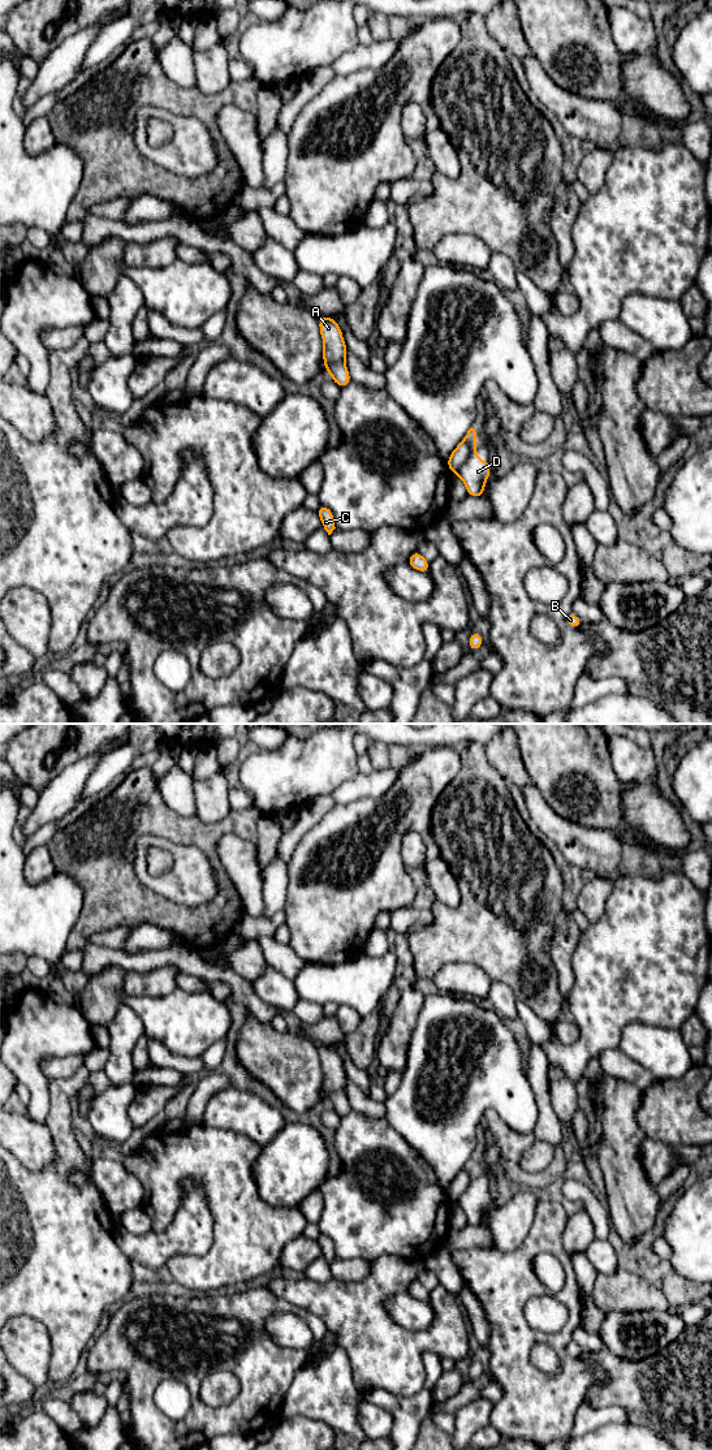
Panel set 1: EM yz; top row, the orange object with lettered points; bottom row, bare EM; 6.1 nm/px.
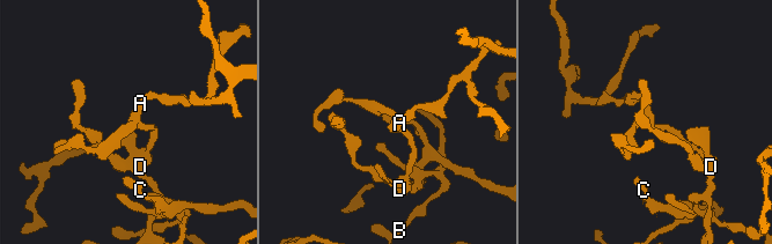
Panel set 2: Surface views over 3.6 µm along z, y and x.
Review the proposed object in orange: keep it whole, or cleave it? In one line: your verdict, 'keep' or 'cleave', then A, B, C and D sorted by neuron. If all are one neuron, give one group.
cleave; A C / B D

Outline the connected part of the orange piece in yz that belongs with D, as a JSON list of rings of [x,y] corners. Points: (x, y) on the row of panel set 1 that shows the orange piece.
[[[472,427],[465,435],[465,441],[470,448],[470,456],[457,474],[466,486],[467,495],[480,497],[484,496],[484,484],[491,474],[491,463],[476,458],[476,432]]]

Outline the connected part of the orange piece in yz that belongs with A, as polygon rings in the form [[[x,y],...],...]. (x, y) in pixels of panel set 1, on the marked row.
[[[323,315],[319,320],[320,335],[324,342],[324,371],[332,375],[332,380],[340,387],[346,387],[351,377],[345,364],[348,349],[344,342],[341,328],[336,319]]]

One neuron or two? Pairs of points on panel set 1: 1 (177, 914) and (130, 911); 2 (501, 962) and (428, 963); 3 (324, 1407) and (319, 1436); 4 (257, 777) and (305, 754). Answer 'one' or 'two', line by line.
1: one
2: one
3: two
4: one

